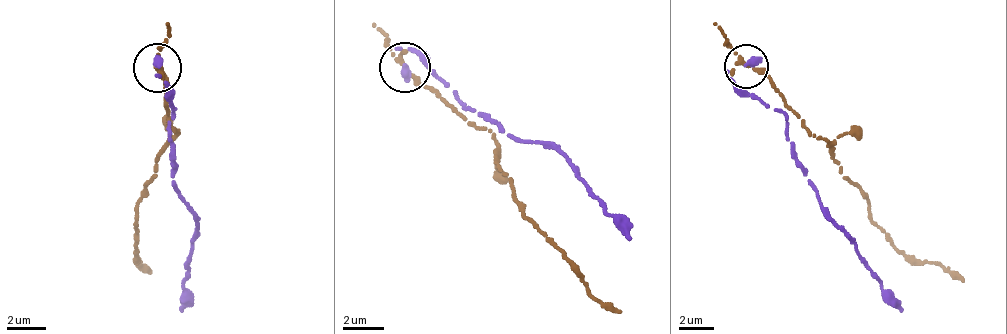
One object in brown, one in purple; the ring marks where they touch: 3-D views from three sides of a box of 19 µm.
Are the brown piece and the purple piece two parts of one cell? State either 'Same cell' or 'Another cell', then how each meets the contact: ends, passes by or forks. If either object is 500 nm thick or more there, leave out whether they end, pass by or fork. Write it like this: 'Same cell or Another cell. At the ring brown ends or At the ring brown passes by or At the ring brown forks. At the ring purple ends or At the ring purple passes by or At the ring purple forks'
Same cell. At the ring brown passes by. At the ring purple ends

